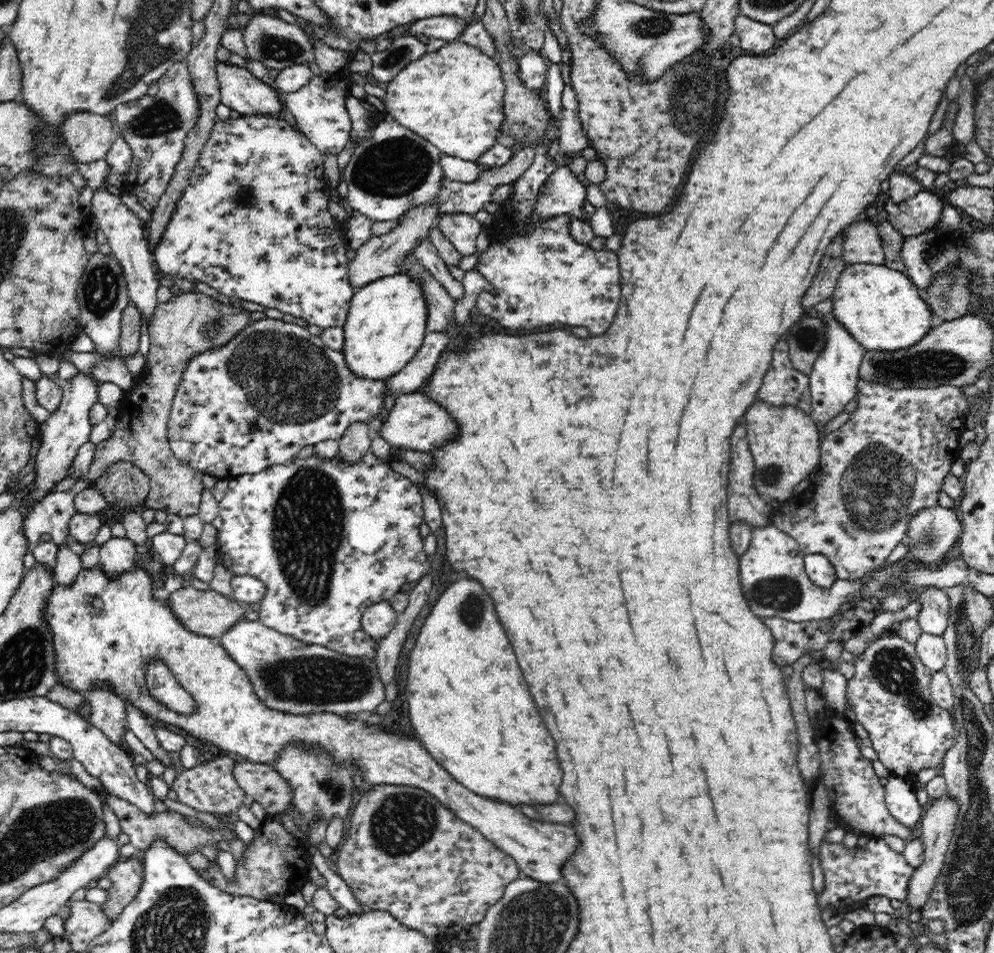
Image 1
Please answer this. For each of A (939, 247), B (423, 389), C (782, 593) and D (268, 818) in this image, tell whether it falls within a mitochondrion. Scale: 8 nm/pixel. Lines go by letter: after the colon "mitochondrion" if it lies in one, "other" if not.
A: mitochondrion
B: other
C: mitochondrion
D: other

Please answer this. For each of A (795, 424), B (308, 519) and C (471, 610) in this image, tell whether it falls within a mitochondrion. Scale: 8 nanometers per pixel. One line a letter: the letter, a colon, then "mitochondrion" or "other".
A: other
B: mitochondrion
C: mitochondrion

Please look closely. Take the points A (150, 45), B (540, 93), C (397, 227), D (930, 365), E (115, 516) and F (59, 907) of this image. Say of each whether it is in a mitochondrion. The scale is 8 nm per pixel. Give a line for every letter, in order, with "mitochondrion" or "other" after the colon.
A: mitochondrion
B: other
C: other
D: mitochondrion
E: other
F: other

